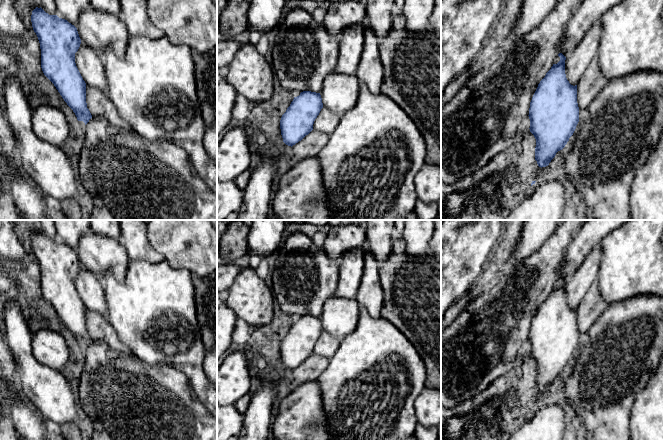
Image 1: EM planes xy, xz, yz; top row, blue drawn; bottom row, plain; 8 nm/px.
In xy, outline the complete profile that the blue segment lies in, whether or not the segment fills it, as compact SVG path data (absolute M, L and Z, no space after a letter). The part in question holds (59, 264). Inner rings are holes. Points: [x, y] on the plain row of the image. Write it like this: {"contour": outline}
{"contour": "M36 231L32 235L31 246L34 256L36 257L41 273L41 292L44 299L54 308L64 325L73 334L78 345L83 345L85 349L92 342L86 327L86 307L83 304L75 287L75 277L78 275L81 263L77 252L67 244L59 242L57 239L49 239L41 231Z"}

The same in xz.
{"contour": "M303 315L294 321L280 344L283 366L292 371L308 359L322 332L320 317Z"}

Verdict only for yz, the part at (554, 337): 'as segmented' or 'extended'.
as segmented

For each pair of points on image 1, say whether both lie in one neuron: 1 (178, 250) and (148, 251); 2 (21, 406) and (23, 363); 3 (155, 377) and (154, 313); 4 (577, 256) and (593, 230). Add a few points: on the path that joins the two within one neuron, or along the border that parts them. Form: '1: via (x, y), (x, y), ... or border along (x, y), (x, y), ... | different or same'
1: border along (147, 230), (149, 243), (165, 259) | different
2: border along (16, 369), (15, 379), (21, 392), (36, 408) | different
3: border along (134, 354), (147, 363), (172, 365), (178, 369) | different
4: via (578, 250), (589, 236) | same

